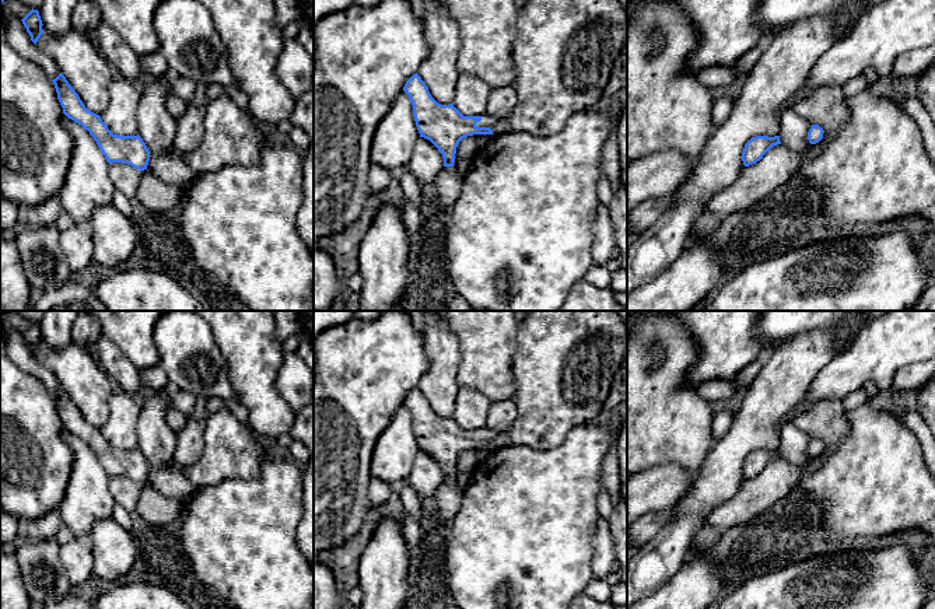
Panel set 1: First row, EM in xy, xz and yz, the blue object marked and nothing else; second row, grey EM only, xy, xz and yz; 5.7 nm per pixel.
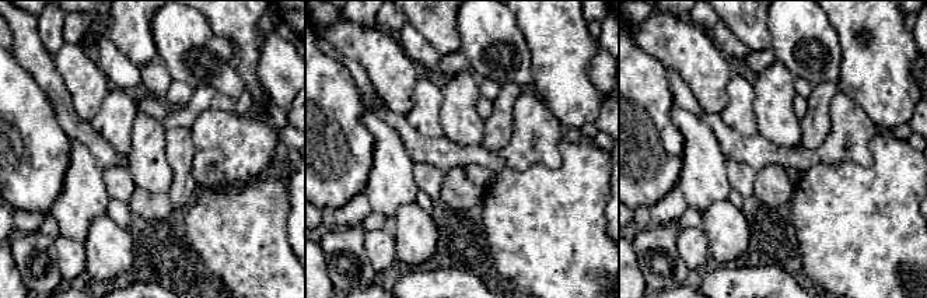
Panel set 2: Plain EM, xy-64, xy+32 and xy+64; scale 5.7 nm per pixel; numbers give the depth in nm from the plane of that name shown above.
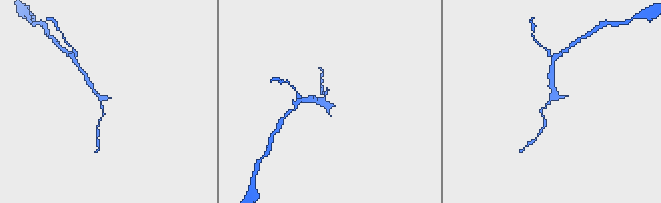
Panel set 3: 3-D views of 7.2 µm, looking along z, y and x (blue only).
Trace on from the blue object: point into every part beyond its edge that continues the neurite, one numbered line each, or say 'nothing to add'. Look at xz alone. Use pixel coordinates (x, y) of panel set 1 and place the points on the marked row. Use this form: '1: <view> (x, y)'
1: xz (564, 51)

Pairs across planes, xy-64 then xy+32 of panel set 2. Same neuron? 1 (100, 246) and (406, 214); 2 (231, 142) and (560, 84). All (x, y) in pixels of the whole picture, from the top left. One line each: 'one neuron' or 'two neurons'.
1: one neuron
2: two neurons

